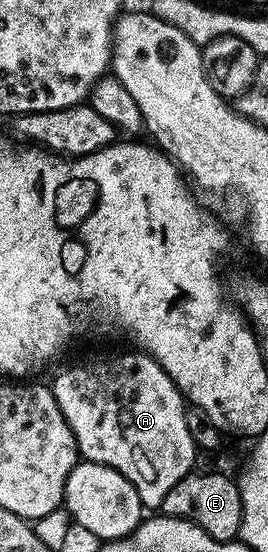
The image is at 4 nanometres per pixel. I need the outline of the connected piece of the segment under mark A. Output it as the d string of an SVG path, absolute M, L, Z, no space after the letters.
M139 348L131 349L126 351L125 354L112 354L109 358L92 358L89 362L76 362L73 366L68 366L65 370L60 370L53 376L52 382L50 381L50 389L62 416L66 420L66 424L70 428L70 432L74 432L79 457L85 462L97 462L114 468L122 476L126 476L126 480L130 480L130 484L134 484L134 488L140 497L141 507L152 506L152 508L158 508L162 504L162 500L166 500L170 488L174 488L174 484L178 484L178 480L182 480L187 474L193 473L195 466L192 465L196 462L198 447L191 438L186 424L186 399L174 384L174 380L170 380L170 376L166 376L166 372L160 367L158 360L154 360L147 352Z

